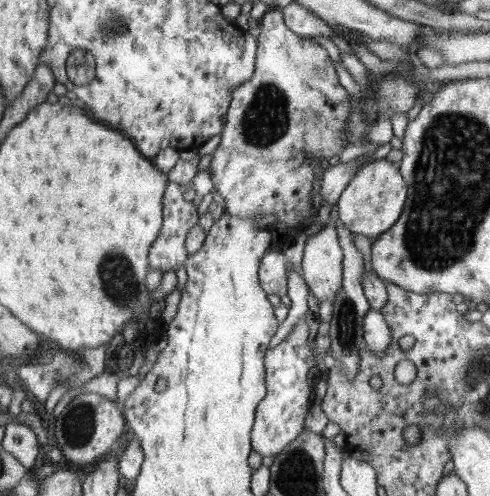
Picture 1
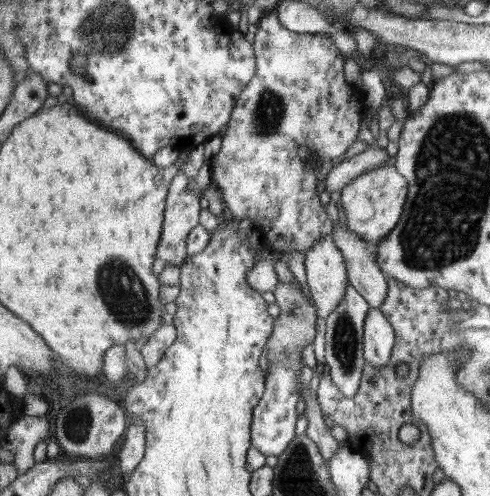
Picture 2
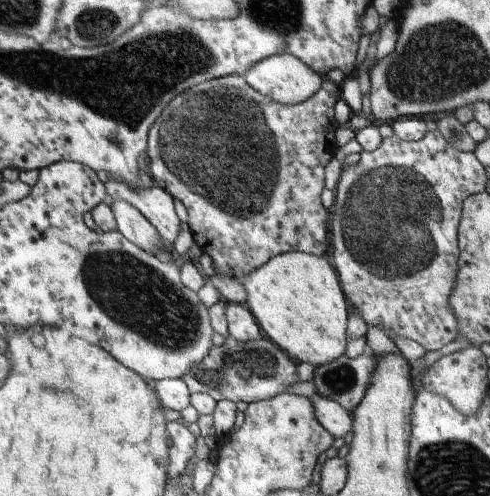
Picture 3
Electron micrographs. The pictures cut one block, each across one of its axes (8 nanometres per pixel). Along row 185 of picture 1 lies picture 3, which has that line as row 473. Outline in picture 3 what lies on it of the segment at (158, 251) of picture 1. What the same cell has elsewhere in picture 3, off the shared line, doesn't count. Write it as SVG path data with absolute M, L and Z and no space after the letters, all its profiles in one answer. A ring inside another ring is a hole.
M167 422L167 434L171 438L169 444L169 468L167 468L167 480L175 480L181 472L185 472L185 466L195 450L195 434L187 428L185 422Z

